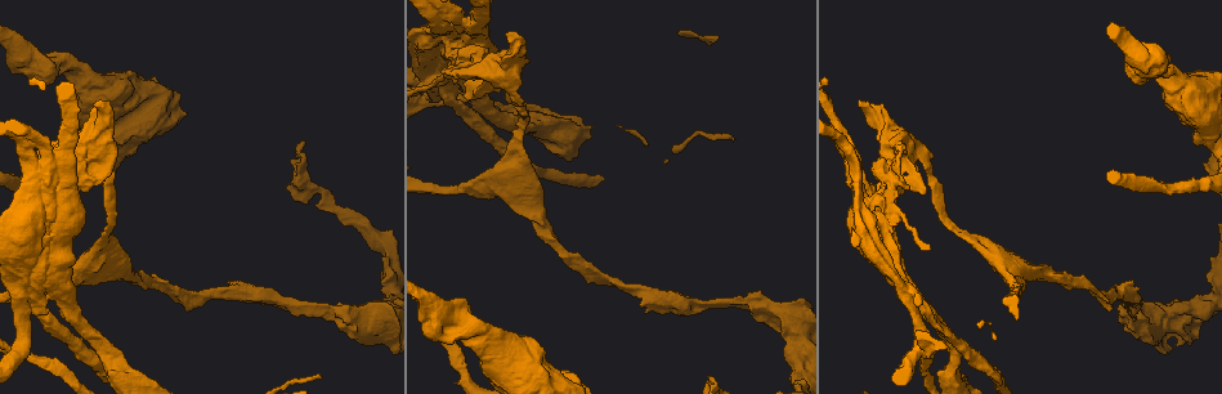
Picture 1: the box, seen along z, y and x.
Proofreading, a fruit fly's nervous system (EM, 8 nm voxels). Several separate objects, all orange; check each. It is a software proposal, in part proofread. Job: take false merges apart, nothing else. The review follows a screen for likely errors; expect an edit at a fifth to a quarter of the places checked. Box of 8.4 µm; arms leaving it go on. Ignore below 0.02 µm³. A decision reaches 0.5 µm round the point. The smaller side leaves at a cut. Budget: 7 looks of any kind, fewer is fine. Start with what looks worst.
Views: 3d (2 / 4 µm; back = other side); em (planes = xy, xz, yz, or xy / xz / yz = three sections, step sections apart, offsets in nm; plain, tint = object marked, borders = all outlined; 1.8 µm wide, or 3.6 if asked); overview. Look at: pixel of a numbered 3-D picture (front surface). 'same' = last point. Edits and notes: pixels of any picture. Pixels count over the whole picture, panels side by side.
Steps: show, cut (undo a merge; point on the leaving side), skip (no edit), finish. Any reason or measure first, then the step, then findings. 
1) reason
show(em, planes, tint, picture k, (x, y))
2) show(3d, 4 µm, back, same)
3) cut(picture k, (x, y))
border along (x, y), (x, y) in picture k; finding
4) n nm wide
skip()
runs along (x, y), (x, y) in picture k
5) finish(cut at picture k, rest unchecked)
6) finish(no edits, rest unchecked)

looks like a crossing
show(em, planes, tint, picture 1, (906, 291))

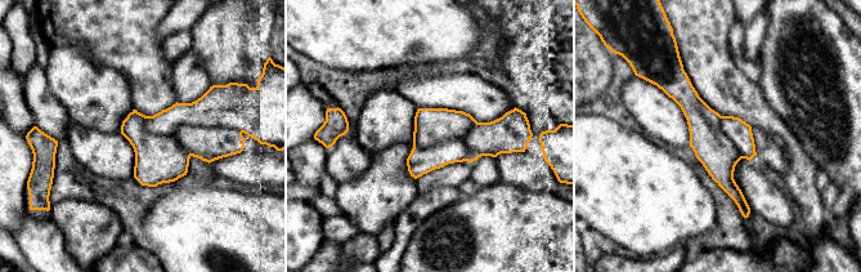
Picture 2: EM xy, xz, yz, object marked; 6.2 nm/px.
340 nm wide
cut(picture 2, (222, 106))
a second neuron is stuck on

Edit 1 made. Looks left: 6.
show(em, planes, tint, picture 1, (104, 240))

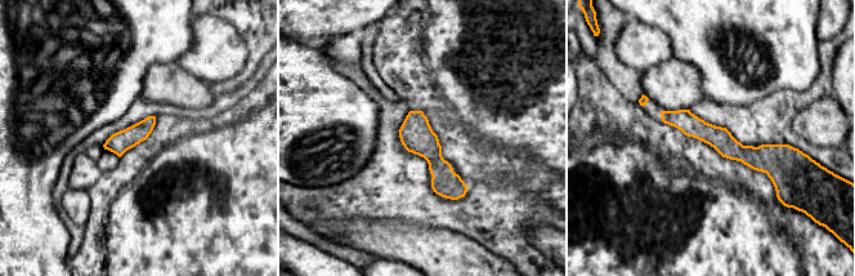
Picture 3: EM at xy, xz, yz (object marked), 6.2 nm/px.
140 nm wide
skip()
all the same neuron

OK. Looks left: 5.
sudden change in width
show(em, xz, step 16, tint, picture 1, (145, 281))

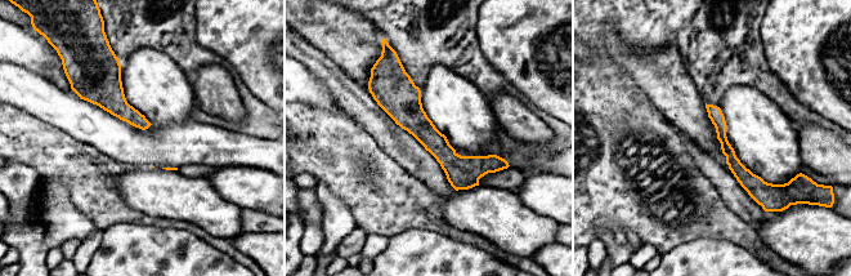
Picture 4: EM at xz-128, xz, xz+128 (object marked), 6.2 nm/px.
show(em, planes, tint, same)

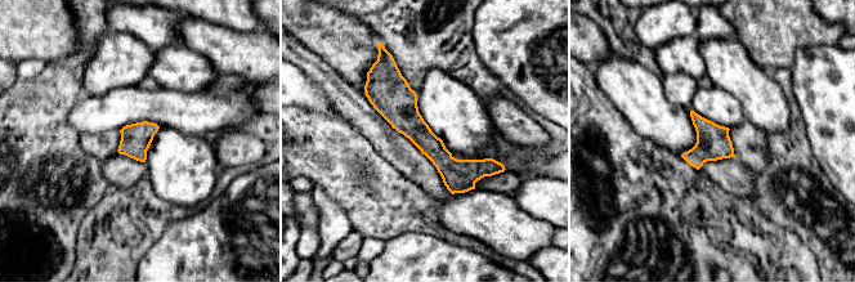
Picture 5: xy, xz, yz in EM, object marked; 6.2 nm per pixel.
skip()
runs along (367, 89), (453, 168), (497, 166) in picture 5; continuous, no second neuron

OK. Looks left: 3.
finish(cut at picture 2, rest unchecked)

